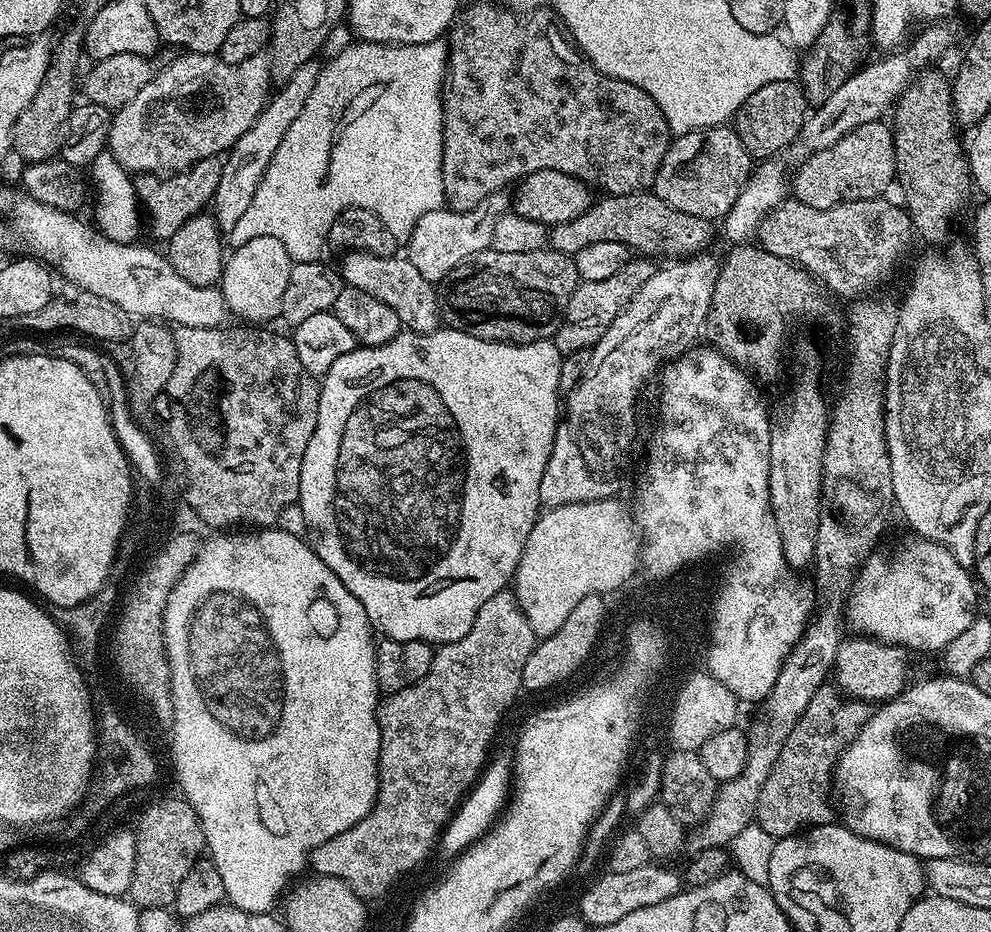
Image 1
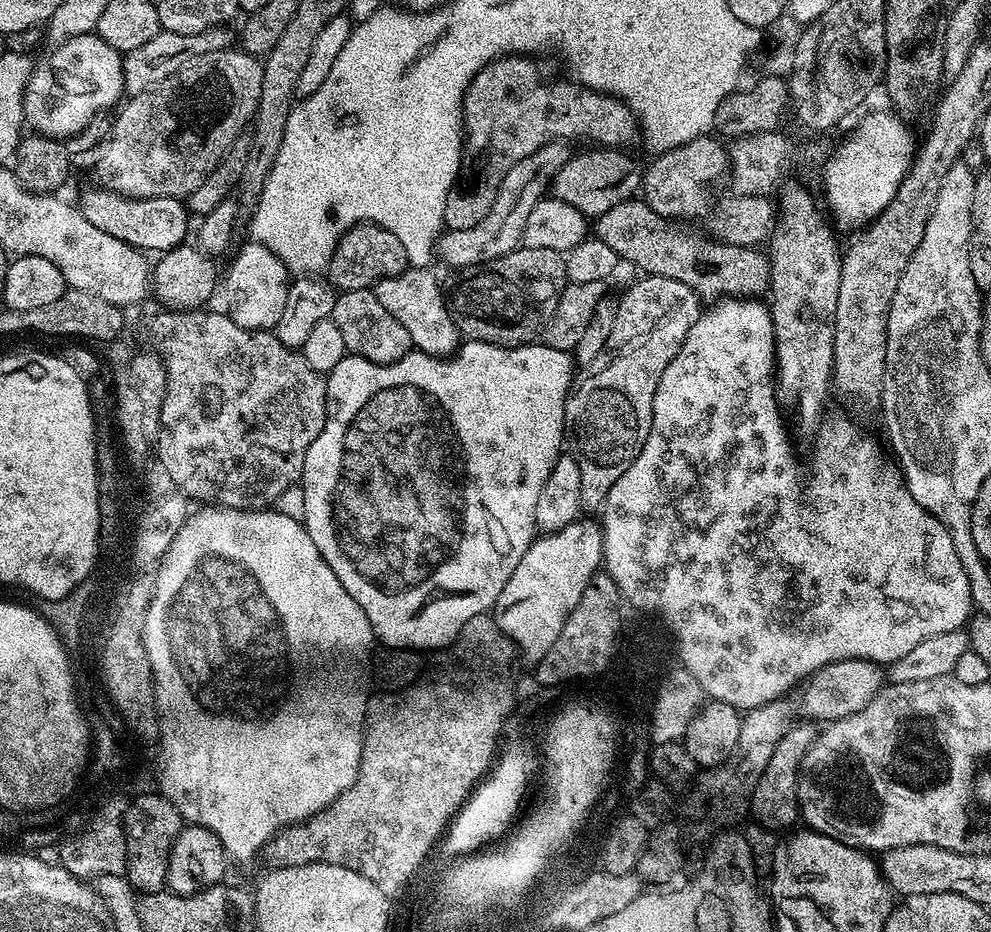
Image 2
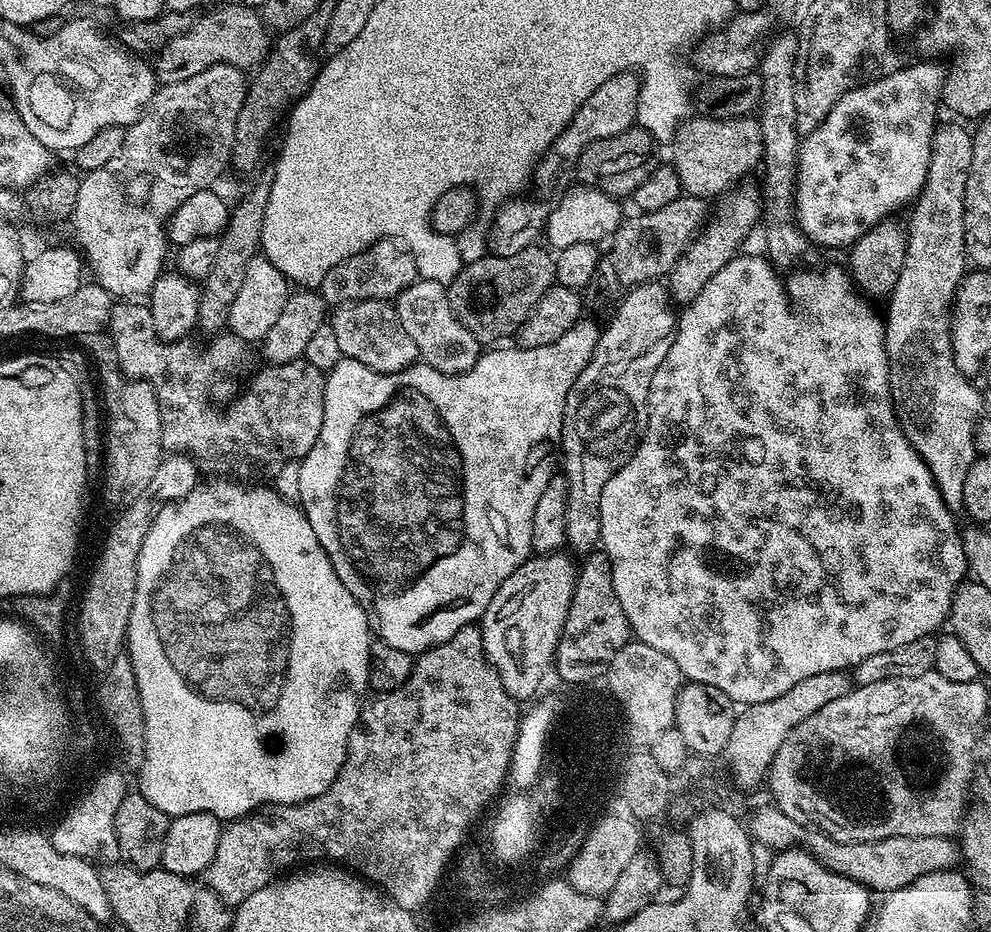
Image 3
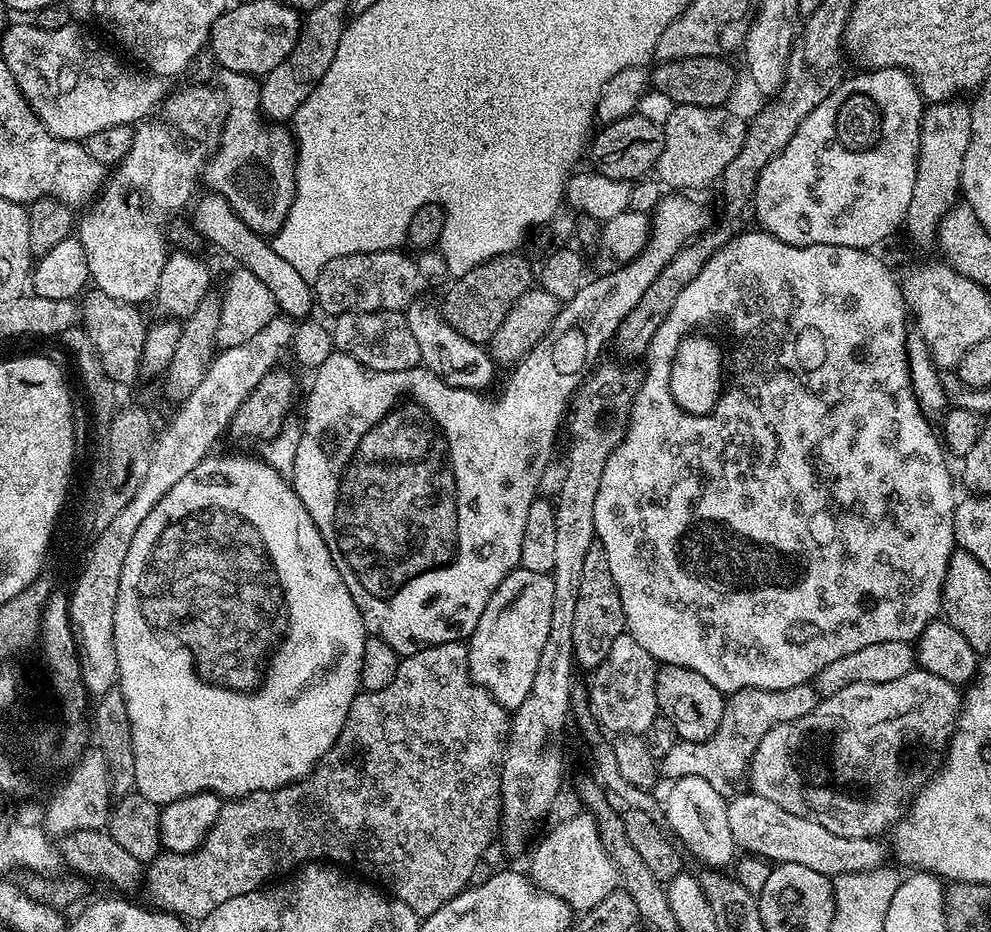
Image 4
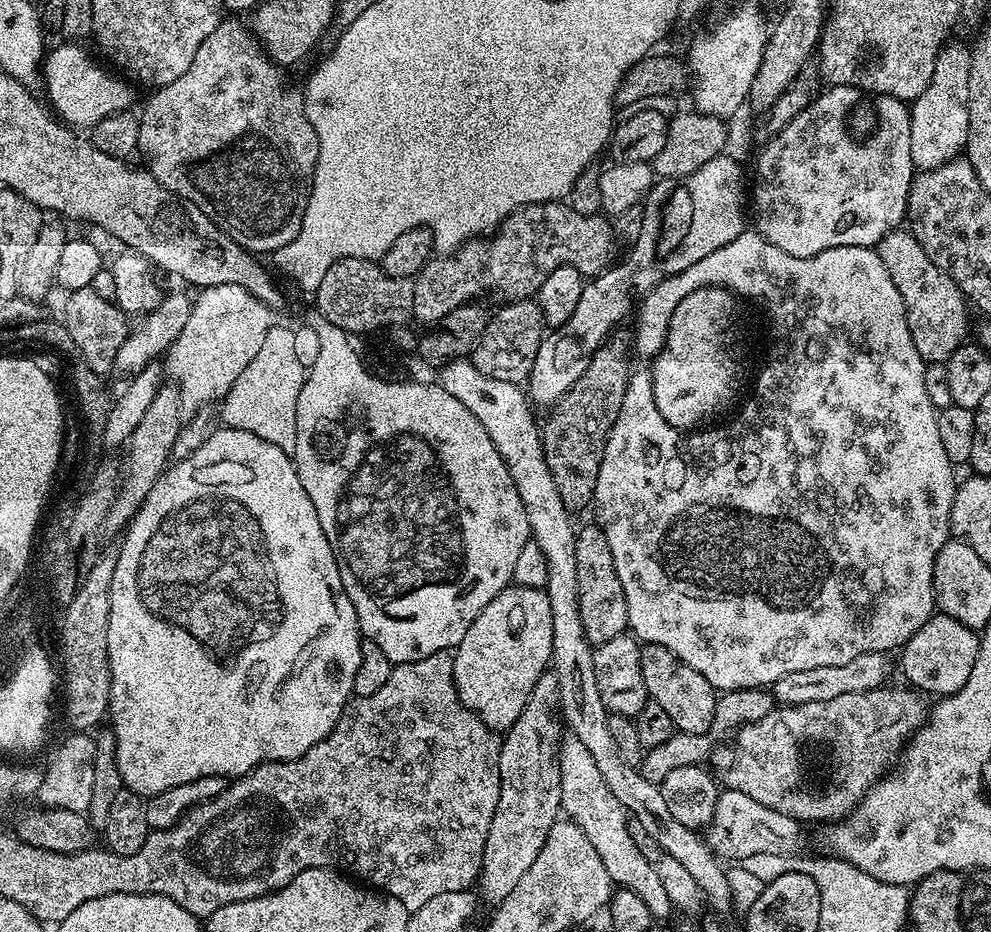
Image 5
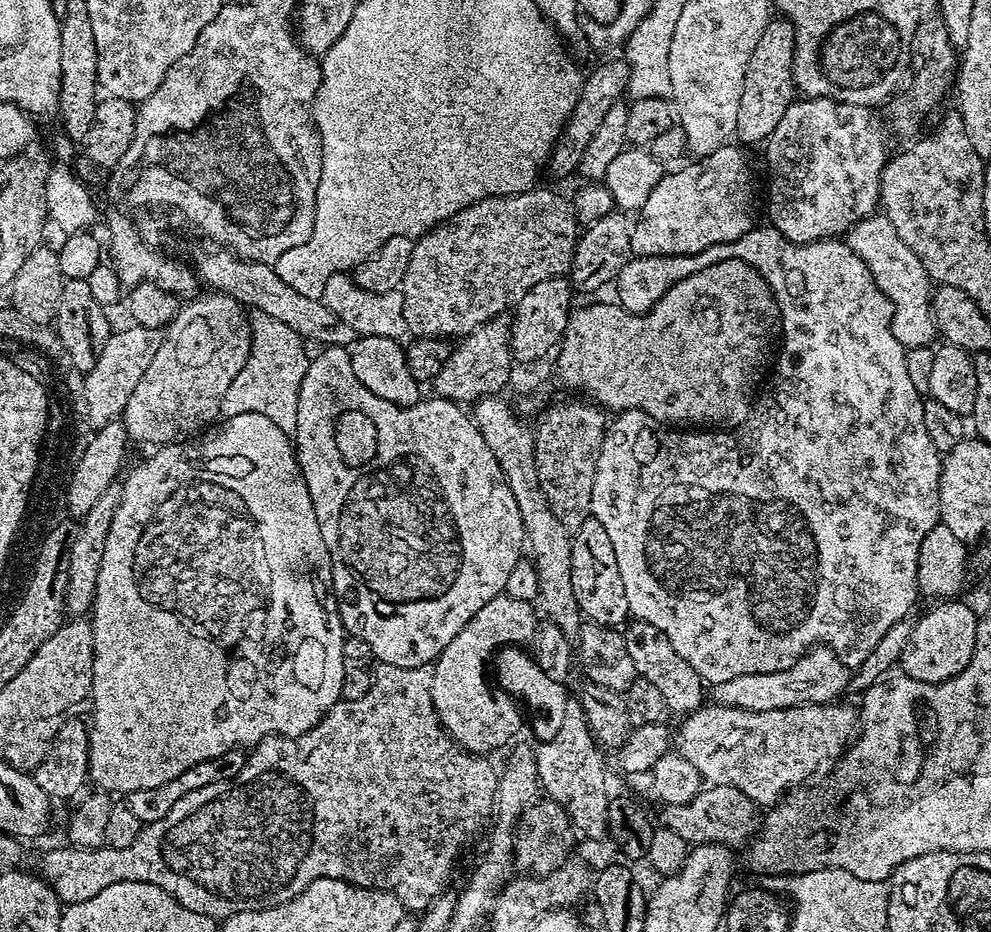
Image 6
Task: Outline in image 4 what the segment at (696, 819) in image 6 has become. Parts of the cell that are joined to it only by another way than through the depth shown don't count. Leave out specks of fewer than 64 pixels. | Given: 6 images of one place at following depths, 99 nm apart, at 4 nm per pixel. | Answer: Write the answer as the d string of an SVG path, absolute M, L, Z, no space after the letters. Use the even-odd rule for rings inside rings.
M745 790L728 800L728 817L730 834L734 834L737 849L744 851L745 848L745 853L773 865L797 864L835 878L842 874L858 874L883 868L890 860L890 848L883 839L842 838L838 834L830 834L826 826L818 826L818 822L810 822L810 818L790 814L782 810L782 806L770 802L770 798L762 798L751 790Z

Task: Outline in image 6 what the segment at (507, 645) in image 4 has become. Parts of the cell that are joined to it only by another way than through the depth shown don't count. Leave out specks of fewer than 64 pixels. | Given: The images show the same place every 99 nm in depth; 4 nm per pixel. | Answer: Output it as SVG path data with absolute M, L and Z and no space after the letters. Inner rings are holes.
M503 594L495 596L474 614L474 618L470 618L470 622L466 622L466 626L462 626L462 630L458 630L450 646L446 646L431 665L434 674L432 697L440 725L467 752L488 754L491 748L511 745L517 739L521 709L516 700L490 679L490 661L507 645L524 646L527 640L537 639L535 611L537 609L532 604L518 602L518 598Z

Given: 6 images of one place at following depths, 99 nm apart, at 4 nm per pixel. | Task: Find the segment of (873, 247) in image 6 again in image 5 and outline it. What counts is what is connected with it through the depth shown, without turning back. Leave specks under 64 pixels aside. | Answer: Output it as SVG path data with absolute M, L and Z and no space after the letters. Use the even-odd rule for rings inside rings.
M911 231L887 232L880 240L878 251L890 278L894 278L894 286L898 286L898 294L902 294L910 334L914 338L914 346L918 346L918 354L928 364L938 364L948 360L950 354L954 354L956 347L965 343L967 337L964 335L968 332L970 305L964 293L946 273L938 270L938 266L934 266L934 262L930 262L930 258L926 258L926 250L922 250L922 246L918 246L918 242L912 237Z

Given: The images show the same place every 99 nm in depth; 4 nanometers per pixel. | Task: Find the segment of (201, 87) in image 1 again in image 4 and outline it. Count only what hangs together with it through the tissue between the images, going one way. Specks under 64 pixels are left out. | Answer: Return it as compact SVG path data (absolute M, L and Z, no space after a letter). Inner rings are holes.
M215 87L212 88L184 88L181 92L176 92L168 101L163 101L162 112L168 115L168 120L174 127L180 128L180 132L176 128L171 128L168 124L152 124L153 122L144 122L136 128L134 134L134 142L130 146L130 154L126 154L126 158L120 164L115 165L114 171L116 172L107 177L104 182L104 187L100 189L95 200L92 201L90 207L83 213L84 217L79 217L78 220L78 238L82 242L82 250L86 250L86 262L88 263L88 274L91 283L95 285L99 292L106 294L110 298L114 298L123 304L134 304L137 306L143 305L143 300L151 301L155 297L158 290L158 282L162 278L162 266L164 261L170 255L170 248L164 245L164 223L167 222L168 216L172 216L188 199L191 201L192 187L198 184L204 171L204 165L208 162L208 157L216 151L220 144L220 135L224 129L224 114L226 105L222 99L221 93Z

